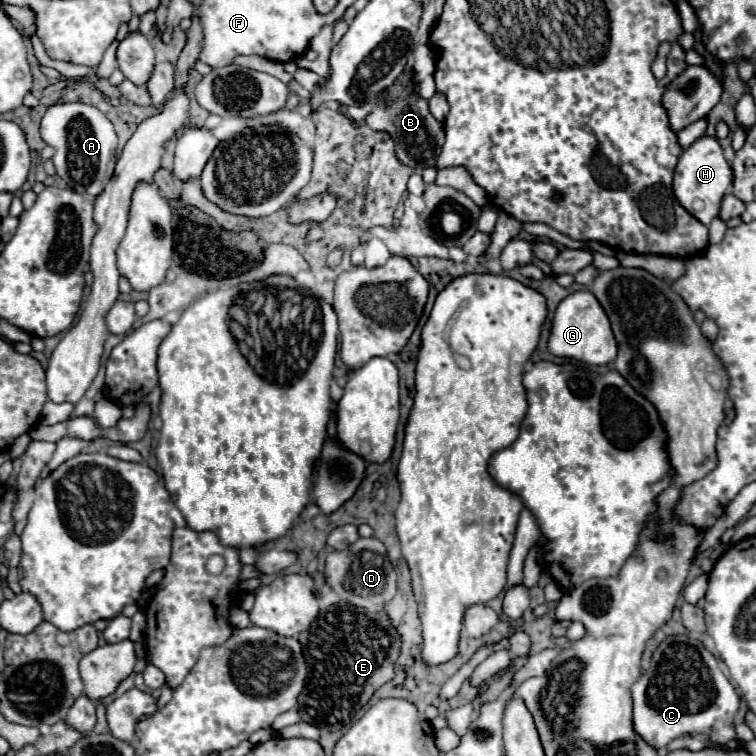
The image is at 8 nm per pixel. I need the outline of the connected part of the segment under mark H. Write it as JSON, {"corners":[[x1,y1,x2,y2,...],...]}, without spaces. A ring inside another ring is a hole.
{"corners":[[699,137,693,145,689,145,683,153,681,159,675,167,675,181,673,181,673,191,679,203,693,215,697,217,703,225,709,225,713,217,719,215,721,199,729,191,733,183,733,171,729,167,729,161,723,155,721,145,717,143,715,137],[695,201,701,201,703,207,693,207]]}

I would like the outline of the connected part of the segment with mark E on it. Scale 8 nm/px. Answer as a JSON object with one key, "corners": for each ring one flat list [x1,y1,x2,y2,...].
{"corners":[[343,601,323,607,311,627,299,635,299,643,309,671,299,695,299,715,303,723,327,731,347,727,373,691,393,679,393,665,401,647,401,639,397,639,385,613,367,613]]}

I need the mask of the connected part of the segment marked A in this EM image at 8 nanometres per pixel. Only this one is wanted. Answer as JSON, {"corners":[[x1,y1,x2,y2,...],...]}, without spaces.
{"corners":[[85,103,53,105,41,121,41,137,55,149,53,163,67,187,93,197,103,193,117,163,117,135,113,123,99,109]]}

